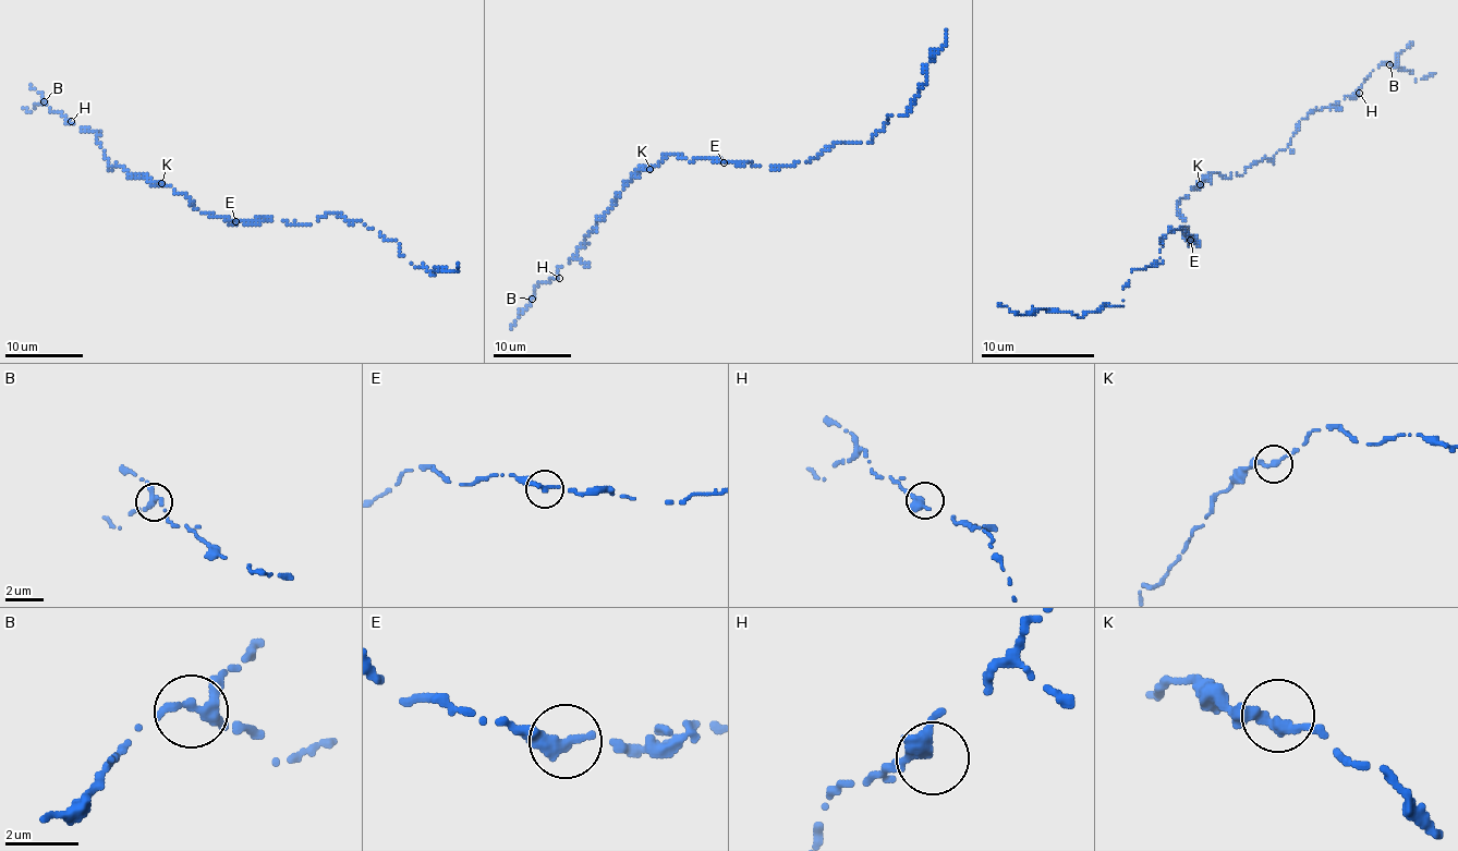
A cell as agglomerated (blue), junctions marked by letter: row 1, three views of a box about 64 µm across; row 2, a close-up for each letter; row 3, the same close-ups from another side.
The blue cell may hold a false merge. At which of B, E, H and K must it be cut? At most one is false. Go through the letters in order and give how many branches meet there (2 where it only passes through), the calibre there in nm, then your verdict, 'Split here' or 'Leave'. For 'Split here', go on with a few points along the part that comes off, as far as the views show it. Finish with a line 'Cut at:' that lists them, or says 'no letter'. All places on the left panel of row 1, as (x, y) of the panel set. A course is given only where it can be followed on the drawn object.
B: Branches: 2. Thickness 320 nm. Leave
E: Branches: 2. Thickness 280 nm. Leave
H: Branches: 2. Thickness 320 nm. Leave
K: Branches: 2. Thickness 280 nm. Leave
Cut at: no letter

